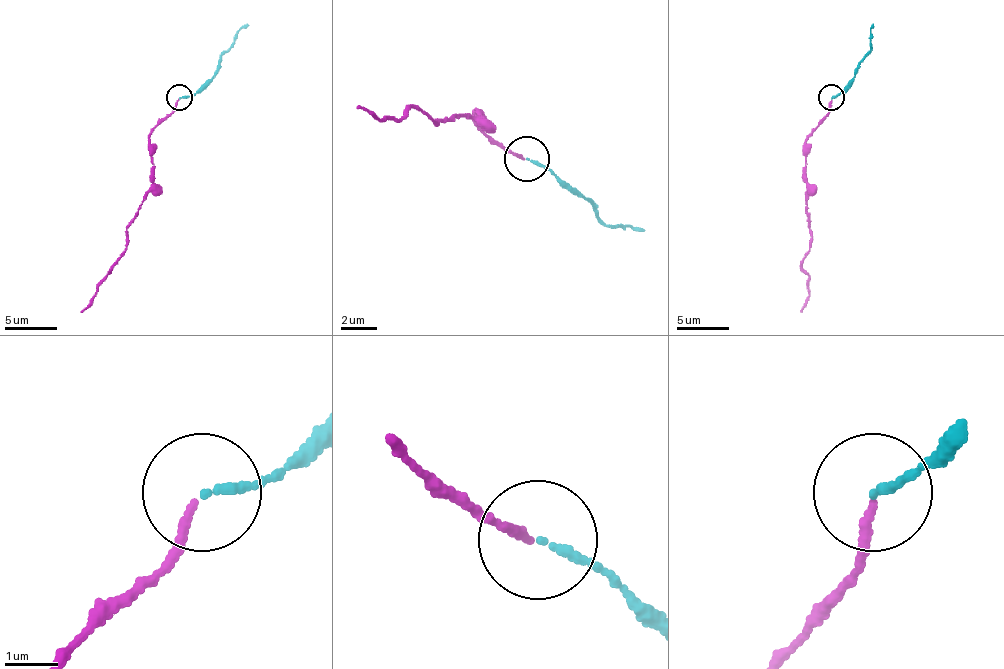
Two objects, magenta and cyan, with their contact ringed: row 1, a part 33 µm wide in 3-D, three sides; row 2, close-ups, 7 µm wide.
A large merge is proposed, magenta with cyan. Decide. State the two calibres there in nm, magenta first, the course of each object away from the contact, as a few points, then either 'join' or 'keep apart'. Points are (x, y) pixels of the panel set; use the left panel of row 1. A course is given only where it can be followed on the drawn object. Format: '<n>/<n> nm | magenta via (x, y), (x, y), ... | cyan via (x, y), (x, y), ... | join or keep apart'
140/140 nm | magenta via (177, 98), (149, 142), (152, 189), (126, 230), (126, 251), (81, 311) | cyan via (180, 98), (196, 93), (214, 75), (227, 49), (248, 23) | join

